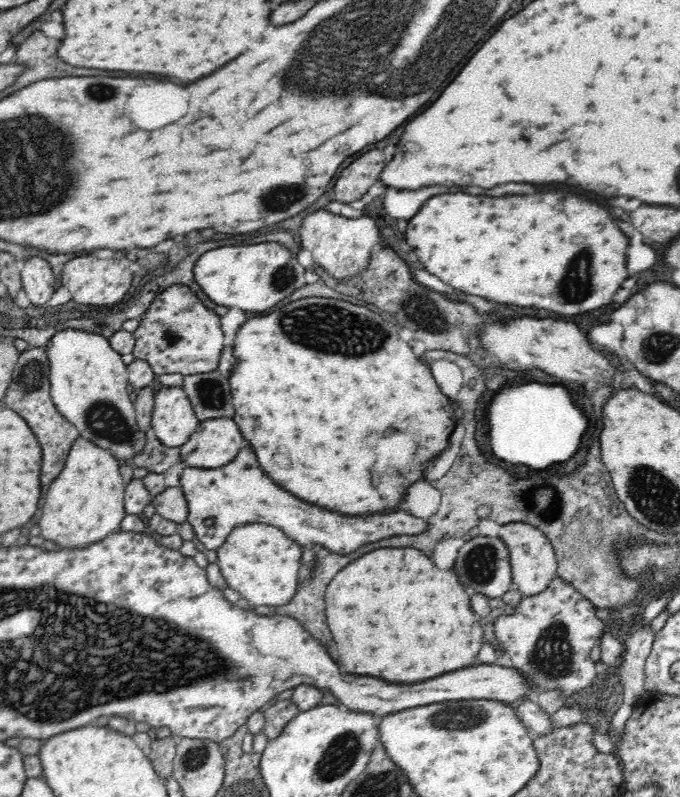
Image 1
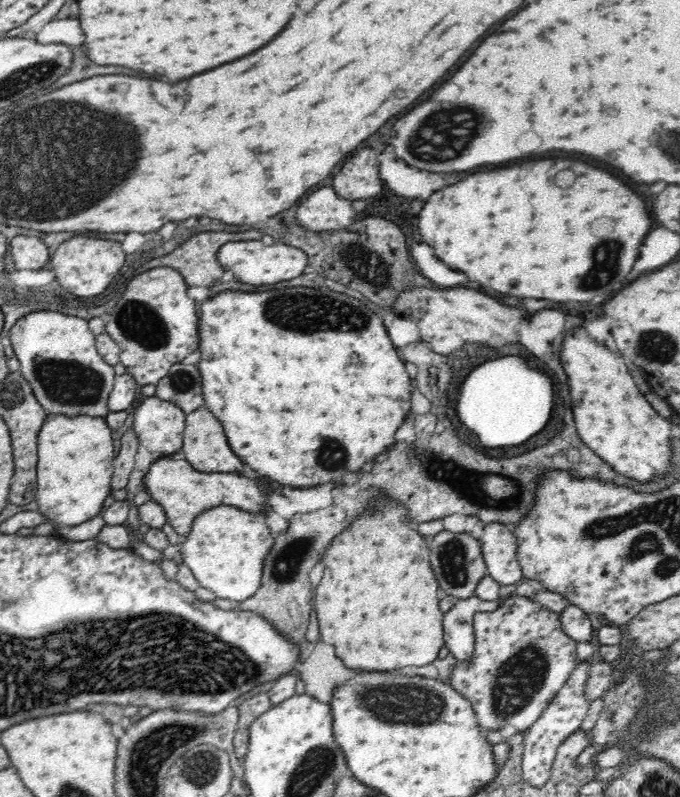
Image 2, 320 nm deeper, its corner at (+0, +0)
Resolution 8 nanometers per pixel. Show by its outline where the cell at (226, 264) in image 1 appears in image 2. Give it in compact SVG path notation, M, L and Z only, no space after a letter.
M258 240L228 242L218 250L217 257L221 266L225 268L227 276L233 276L240 282L252 286L274 284L280 280L292 280L292 278L300 276L302 270L309 264L307 254L295 246L290 246L284 242L264 246Z

